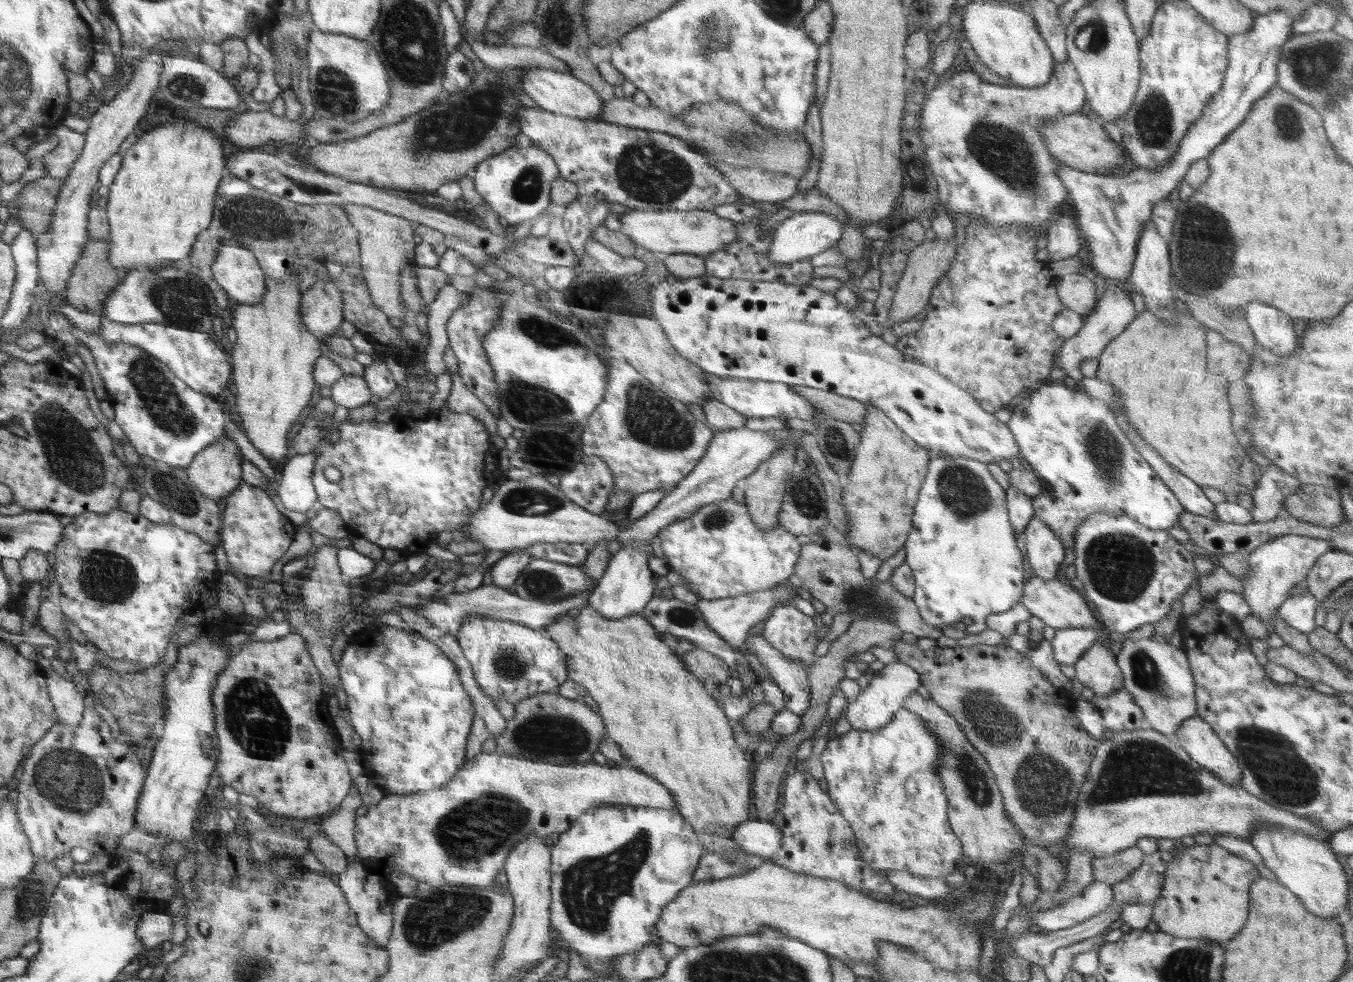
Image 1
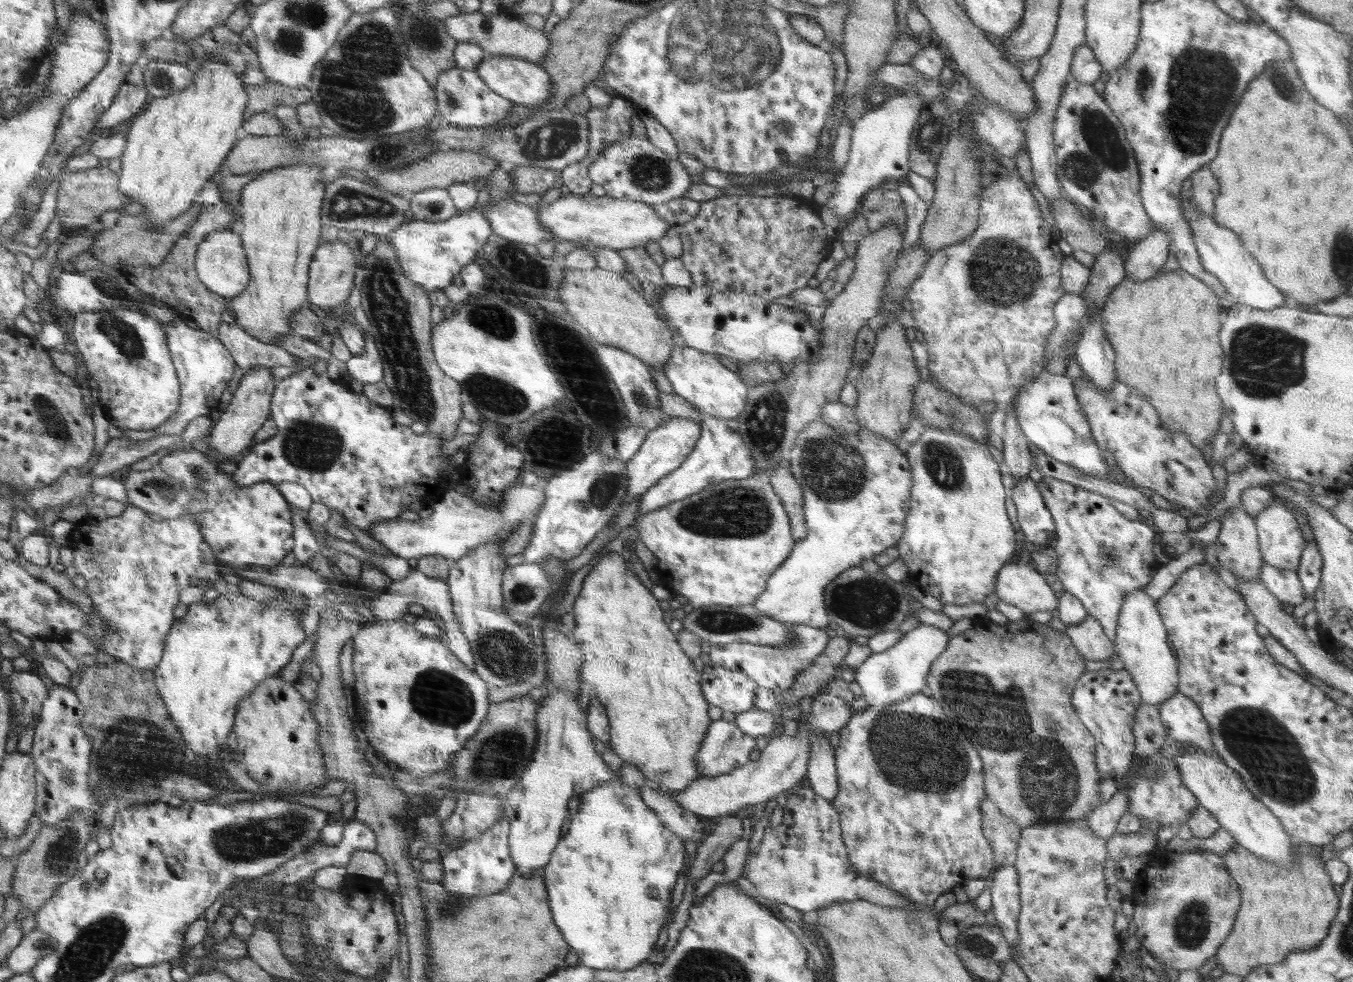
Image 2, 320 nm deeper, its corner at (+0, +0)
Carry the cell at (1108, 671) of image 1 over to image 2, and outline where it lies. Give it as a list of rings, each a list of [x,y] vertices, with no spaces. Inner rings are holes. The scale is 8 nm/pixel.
[[[1090,615],[1065,631],[1072,644],[1086,659],[1106,660],[1115,652],[1115,644],[1104,634],[1100,623]]]

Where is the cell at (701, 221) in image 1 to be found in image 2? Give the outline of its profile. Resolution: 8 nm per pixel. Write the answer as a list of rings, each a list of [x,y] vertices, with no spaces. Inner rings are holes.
[[[568,194],[549,205],[536,208],[539,223],[551,230],[558,240],[572,240],[581,244],[620,250],[644,247],[652,240],[660,240],[672,225],[668,224],[648,203],[630,199],[615,199],[610,195],[595,196]]]

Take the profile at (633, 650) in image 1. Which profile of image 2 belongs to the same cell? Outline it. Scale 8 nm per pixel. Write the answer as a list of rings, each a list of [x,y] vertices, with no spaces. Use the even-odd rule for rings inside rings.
[[[597,552],[596,564],[592,566],[590,573],[585,576],[580,596],[574,602],[573,612],[575,614],[576,626],[572,630],[572,635],[568,635],[574,639],[582,651],[582,660],[580,660],[580,680],[584,684],[594,687],[595,697],[605,706],[607,717],[609,718],[609,742],[606,747],[613,750],[624,762],[634,764],[642,774],[647,776],[652,782],[656,782],[660,789],[683,790],[688,787],[696,778],[699,777],[697,766],[695,765],[695,754],[700,748],[705,732],[708,730],[709,724],[712,722],[708,717],[708,708],[710,705],[704,700],[701,688],[701,674],[694,668],[694,664],[690,662],[690,658],[680,650],[676,636],[672,634],[667,623],[664,621],[659,606],[659,601],[652,596],[651,592],[644,584],[635,577],[630,569],[627,560],[616,552]]]

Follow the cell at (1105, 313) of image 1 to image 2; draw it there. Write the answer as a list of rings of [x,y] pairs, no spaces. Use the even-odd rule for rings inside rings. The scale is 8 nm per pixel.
[[[1154,229],[1146,238],[1129,246],[1125,259],[1126,277],[1133,281],[1152,278],[1164,266],[1169,255],[1169,236]]]

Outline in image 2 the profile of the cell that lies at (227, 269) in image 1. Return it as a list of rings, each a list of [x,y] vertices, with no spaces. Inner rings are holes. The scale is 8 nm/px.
[[[237,228],[233,230],[214,231],[199,244],[195,256],[197,277],[212,291],[229,298],[242,294],[251,282],[250,264],[242,237]]]

